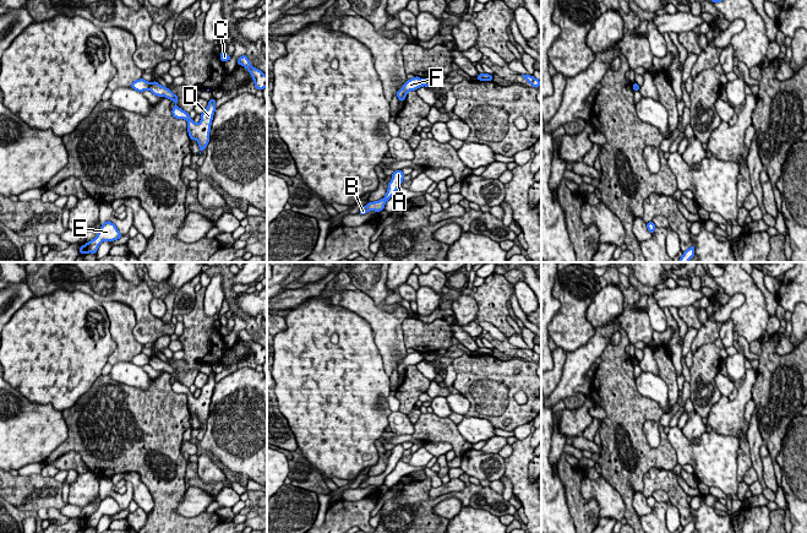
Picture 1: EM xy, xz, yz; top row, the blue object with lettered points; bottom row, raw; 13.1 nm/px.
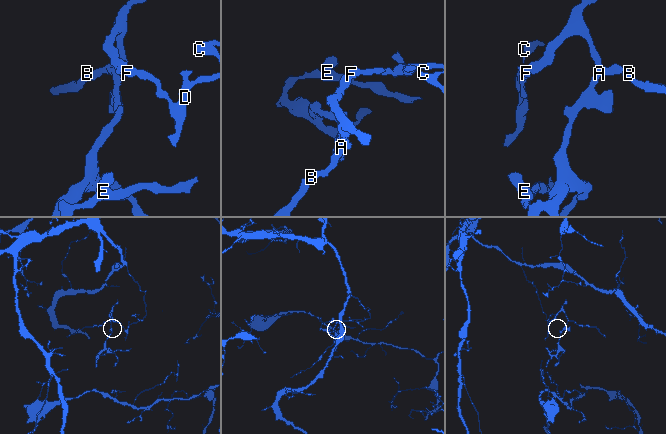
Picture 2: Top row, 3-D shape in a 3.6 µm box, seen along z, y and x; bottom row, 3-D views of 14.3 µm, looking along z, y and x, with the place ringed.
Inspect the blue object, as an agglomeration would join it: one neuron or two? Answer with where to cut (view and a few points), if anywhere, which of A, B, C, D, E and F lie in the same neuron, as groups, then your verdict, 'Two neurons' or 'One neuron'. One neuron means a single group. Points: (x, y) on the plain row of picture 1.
Split along xy (151, 358), (147, 363). Groups: A B E F / C D. Two neurons

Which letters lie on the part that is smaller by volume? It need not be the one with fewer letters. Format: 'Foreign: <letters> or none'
Foreign: A, B, E, F

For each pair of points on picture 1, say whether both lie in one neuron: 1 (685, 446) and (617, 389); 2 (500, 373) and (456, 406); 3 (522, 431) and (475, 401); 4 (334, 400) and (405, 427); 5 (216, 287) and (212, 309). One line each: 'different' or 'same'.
1: different
2: different
3: different
4: different
5: same

